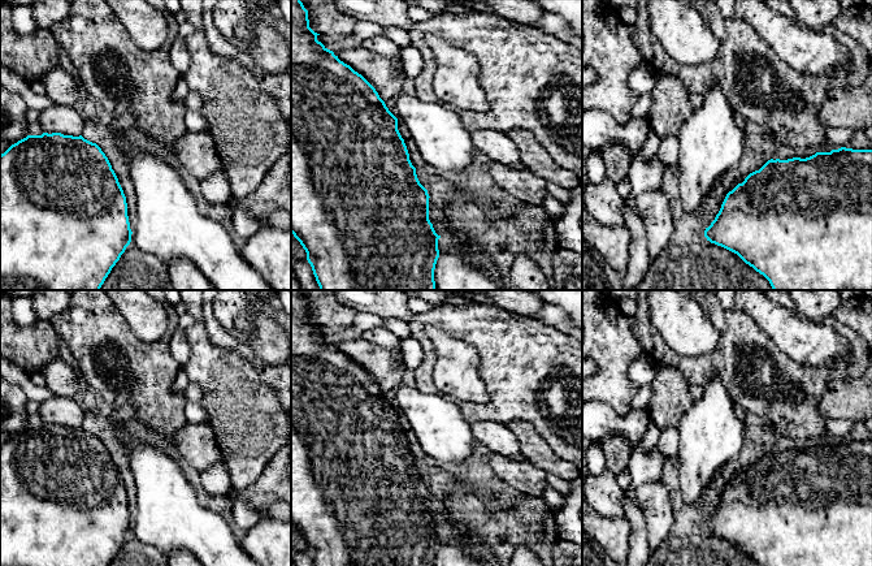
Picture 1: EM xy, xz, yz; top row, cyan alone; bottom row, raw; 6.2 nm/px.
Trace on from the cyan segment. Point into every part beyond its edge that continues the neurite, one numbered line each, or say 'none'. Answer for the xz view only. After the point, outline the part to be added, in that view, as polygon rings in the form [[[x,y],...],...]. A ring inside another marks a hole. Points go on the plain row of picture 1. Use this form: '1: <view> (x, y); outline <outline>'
none

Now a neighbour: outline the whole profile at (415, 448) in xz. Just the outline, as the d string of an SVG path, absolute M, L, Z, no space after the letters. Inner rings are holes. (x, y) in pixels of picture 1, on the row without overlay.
M394 388L385 393L389 402L398 410L398 422L407 437L409 451L416 459L420 475L428 481L429 488L437 496L438 509L443 510L444 497L456 483L468 484L474 489L491 493L503 507L509 507L520 492L502 481L490 467L489 451L478 444L473 454L461 462L438 462L426 455L412 431L411 423L404 412L398 407L396 390Z

